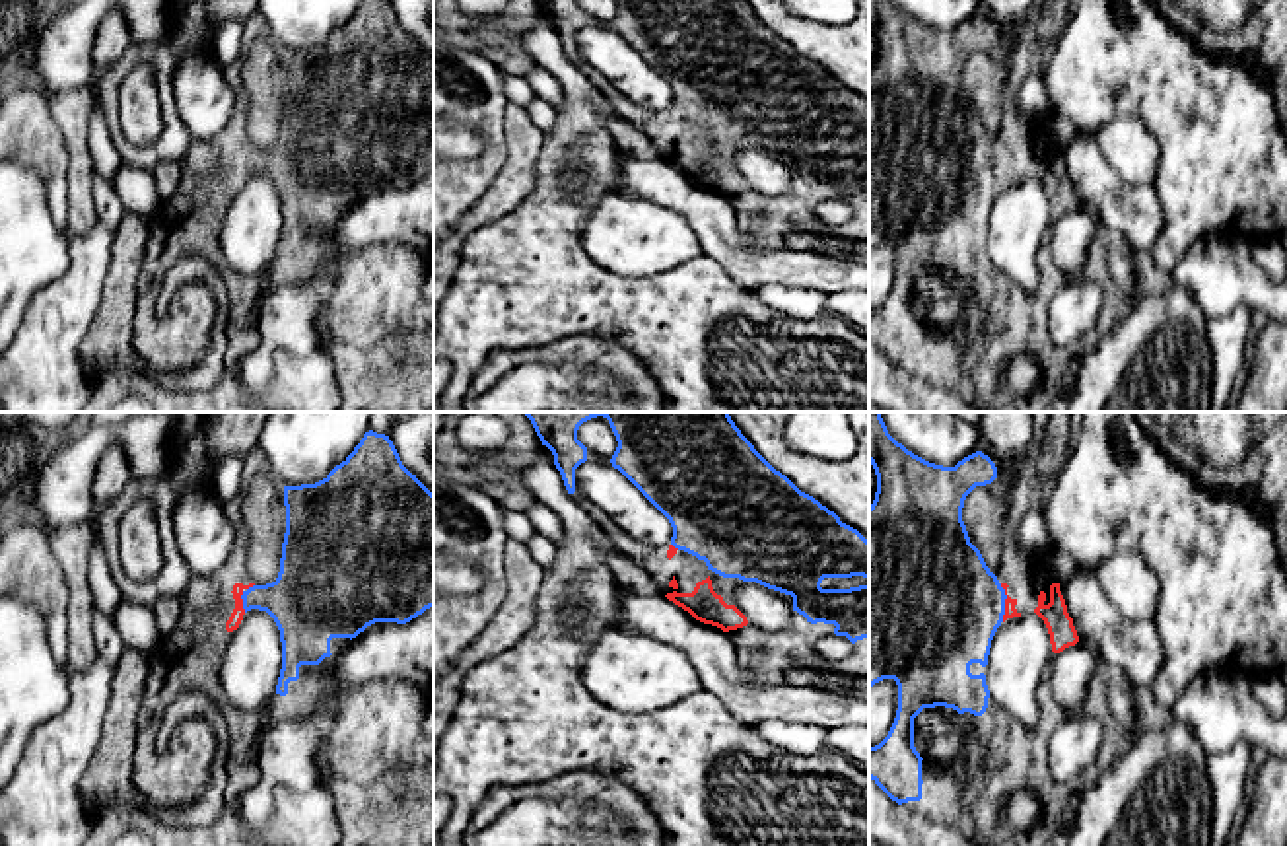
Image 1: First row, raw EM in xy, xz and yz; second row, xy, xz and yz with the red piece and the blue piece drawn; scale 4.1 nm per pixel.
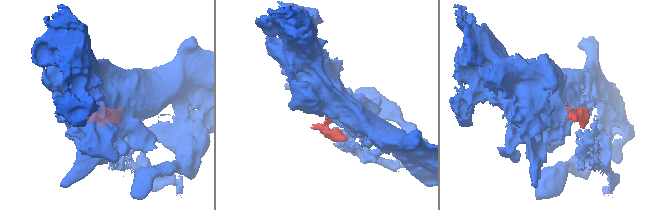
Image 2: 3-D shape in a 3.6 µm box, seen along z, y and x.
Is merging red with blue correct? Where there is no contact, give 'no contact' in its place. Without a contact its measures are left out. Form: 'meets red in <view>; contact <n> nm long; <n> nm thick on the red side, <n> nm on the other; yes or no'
meets red in yz; contact 160 nm long; 50 nm thick on the red side, 460 nm on the other; yes

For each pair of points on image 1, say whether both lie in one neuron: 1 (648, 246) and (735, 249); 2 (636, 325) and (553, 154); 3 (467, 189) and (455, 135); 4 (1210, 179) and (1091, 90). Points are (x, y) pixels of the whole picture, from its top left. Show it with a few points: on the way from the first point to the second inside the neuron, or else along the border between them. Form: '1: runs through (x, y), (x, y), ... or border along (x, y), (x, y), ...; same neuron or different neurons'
1: runs through (669, 240), (714, 240); same neuron
2: runs through (593, 284), (551, 242), (551, 197); same neuron
3: border along (453, 119), (479, 137), (477, 158); different neurons
4: runs through (1194, 144), (1126, 78); same neuron

